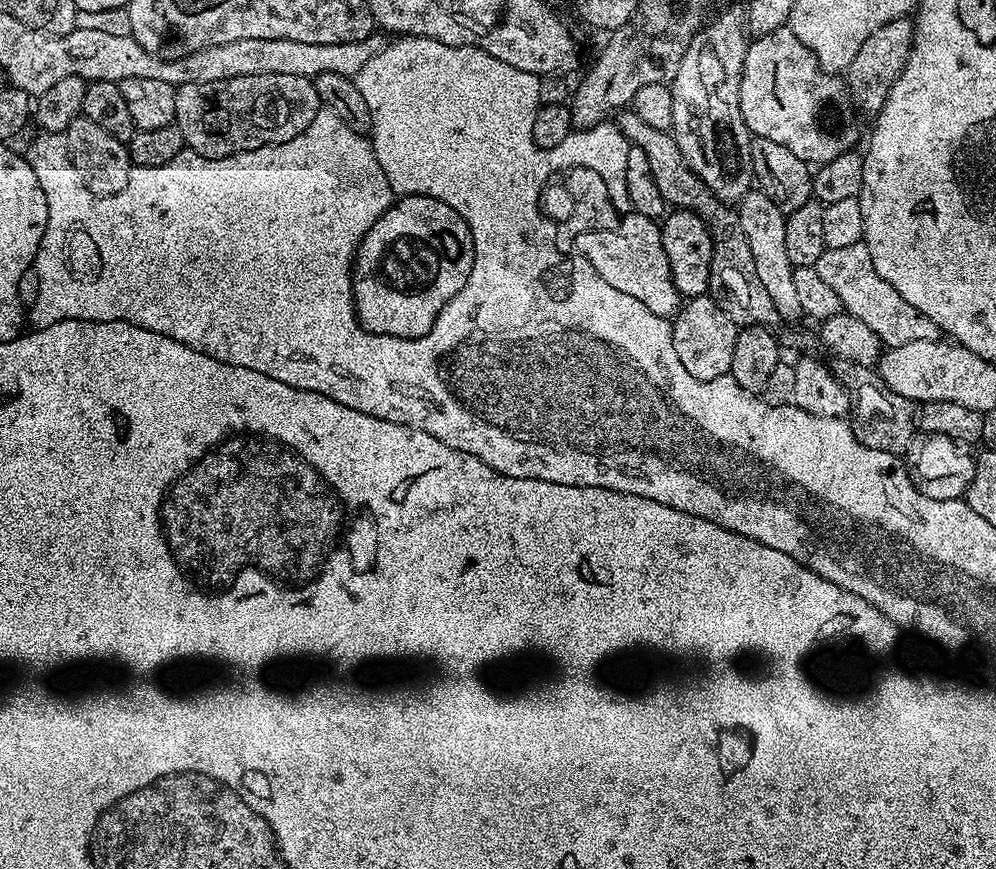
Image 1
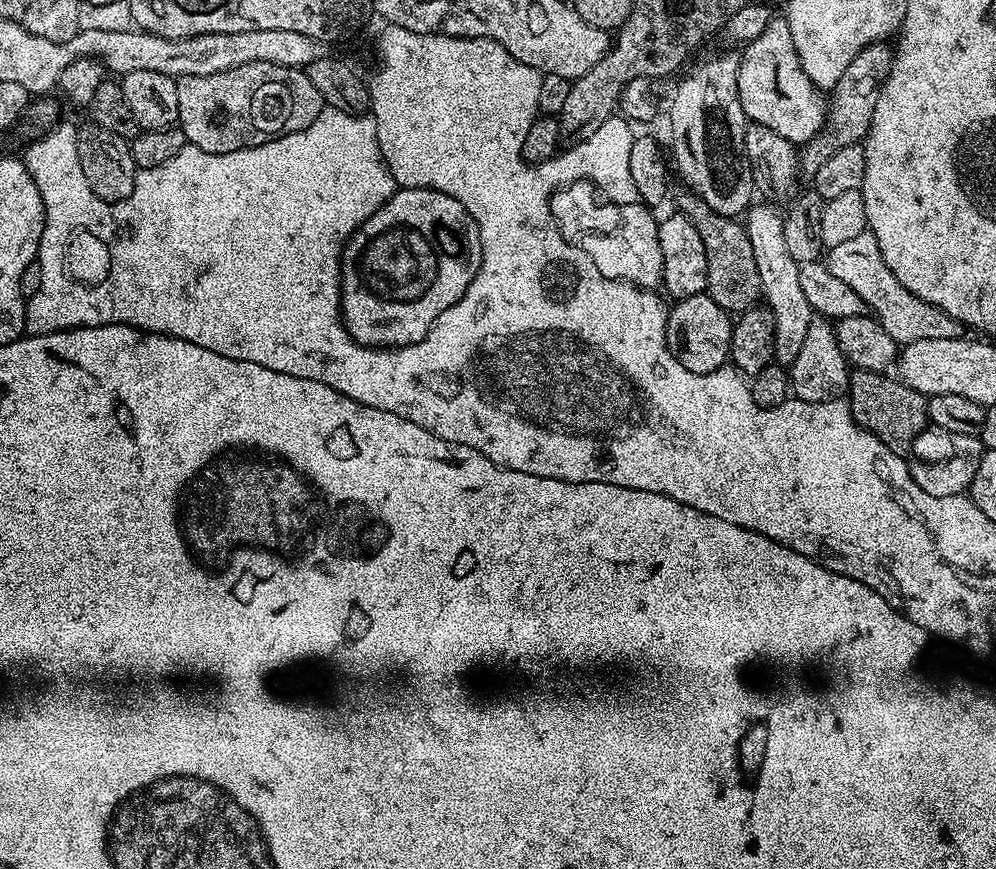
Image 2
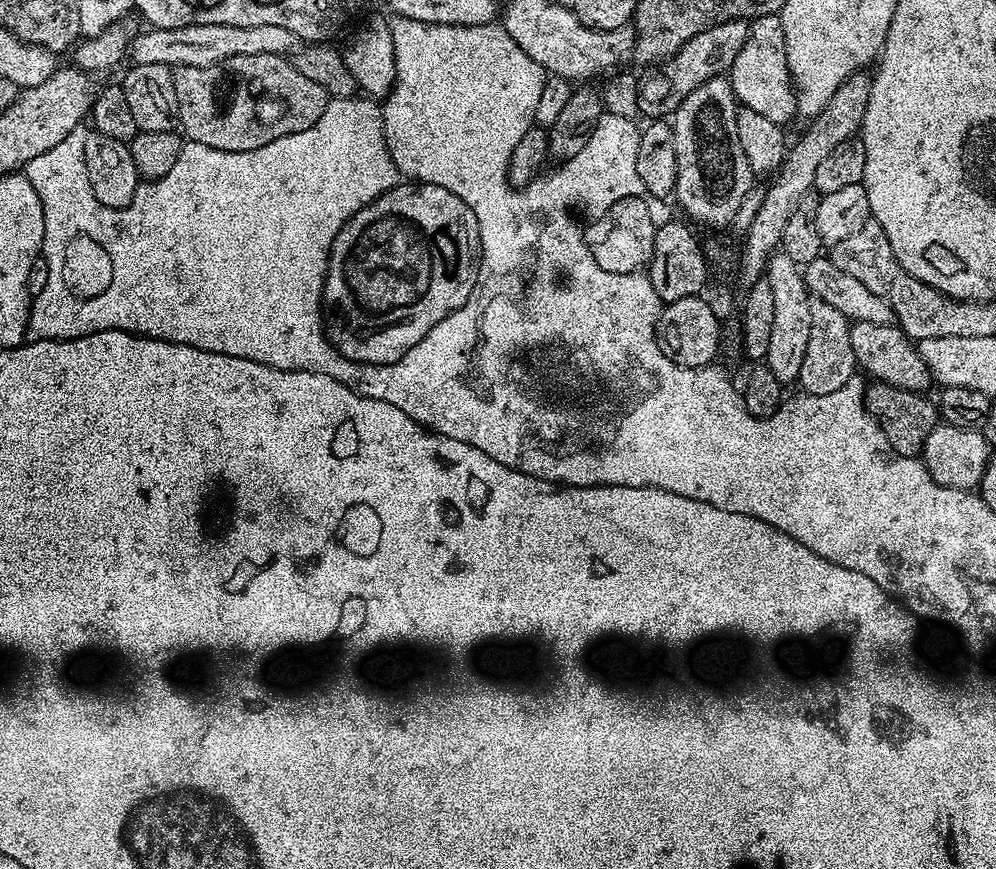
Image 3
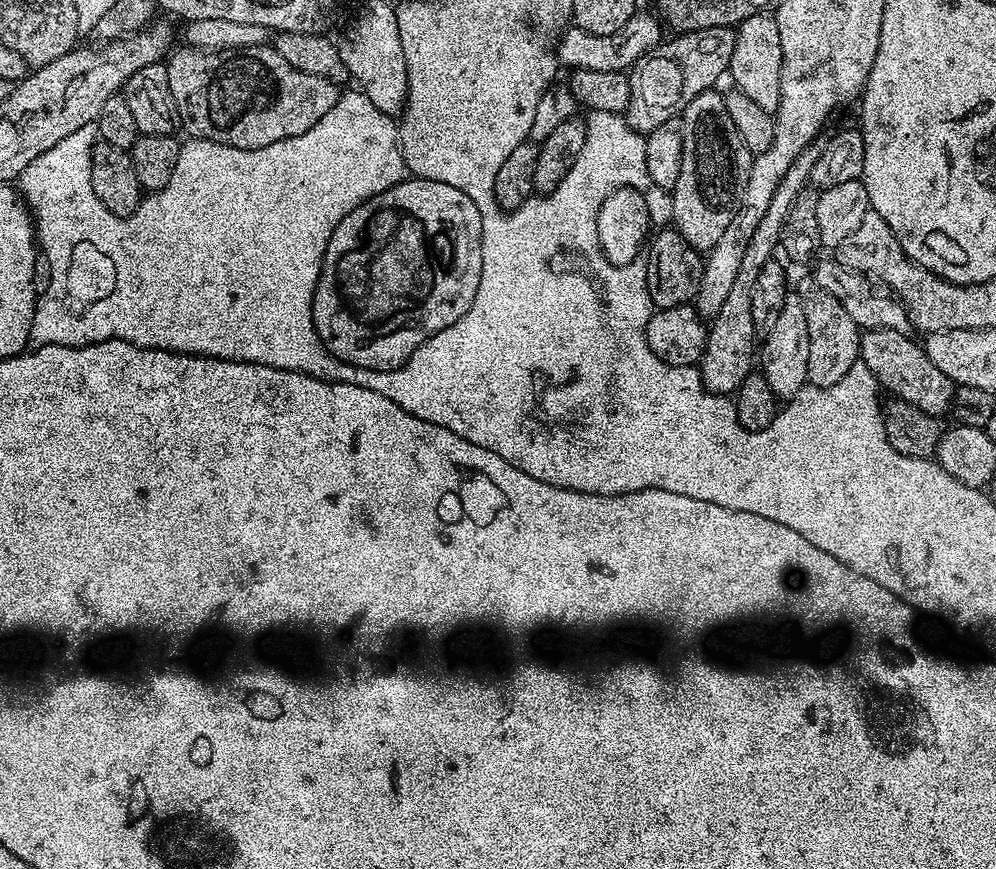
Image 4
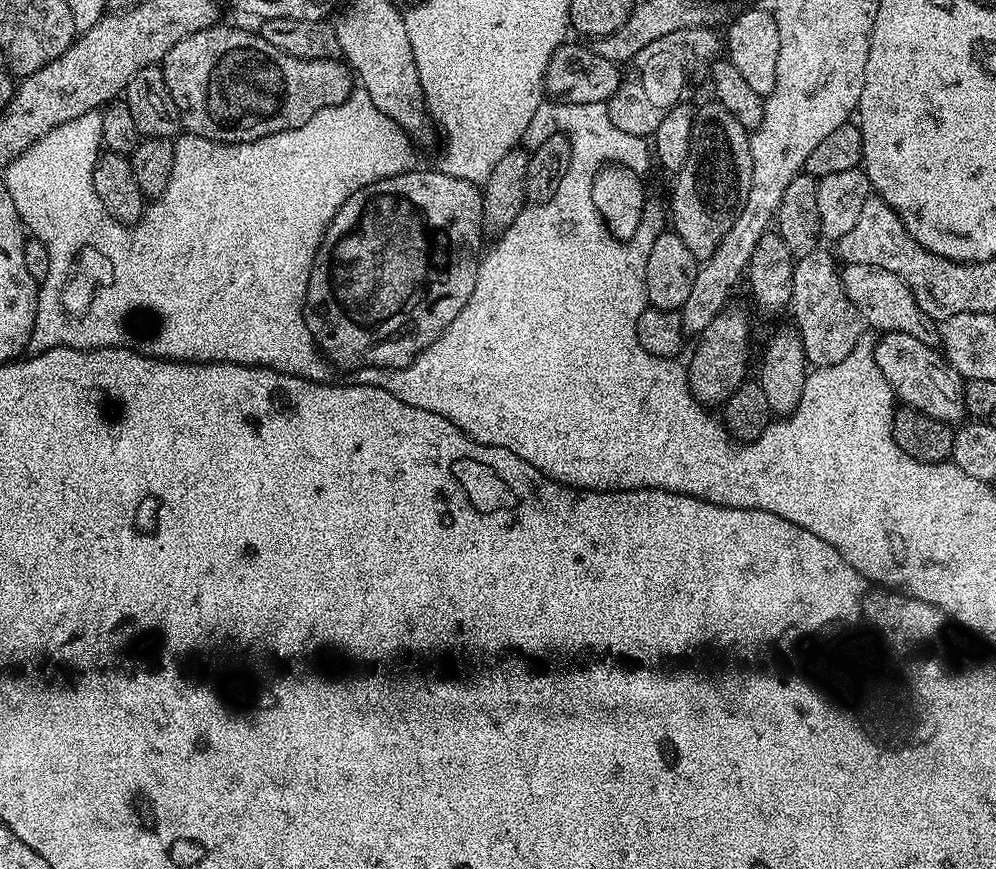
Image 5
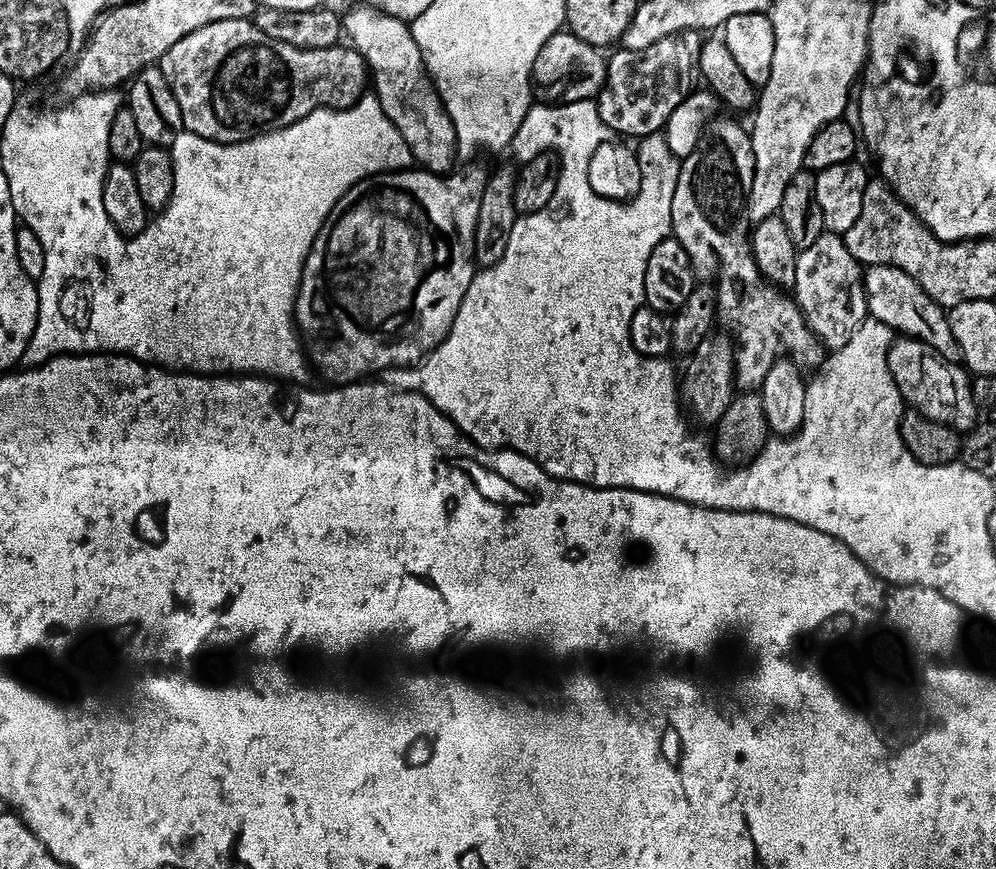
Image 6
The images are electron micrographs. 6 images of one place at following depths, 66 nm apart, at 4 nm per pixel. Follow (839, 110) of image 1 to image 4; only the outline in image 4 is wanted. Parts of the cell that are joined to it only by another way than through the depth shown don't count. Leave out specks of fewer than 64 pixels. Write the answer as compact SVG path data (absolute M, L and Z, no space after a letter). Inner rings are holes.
M759 12L735 25L736 41L734 58L730 58L728 72L731 83L746 98L753 100L762 110L775 113L780 104L780 79L782 78L782 38L778 34L778 22L775 15Z

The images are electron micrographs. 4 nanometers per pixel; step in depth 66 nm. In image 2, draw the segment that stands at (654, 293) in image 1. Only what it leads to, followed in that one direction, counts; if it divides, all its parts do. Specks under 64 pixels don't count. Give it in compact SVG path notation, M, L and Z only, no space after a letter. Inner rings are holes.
M626 202L619 207L613 239L609 243L598 244L590 254L603 277L649 290L657 289L663 283L662 248L658 244L659 221L651 212L651 207L642 202Z

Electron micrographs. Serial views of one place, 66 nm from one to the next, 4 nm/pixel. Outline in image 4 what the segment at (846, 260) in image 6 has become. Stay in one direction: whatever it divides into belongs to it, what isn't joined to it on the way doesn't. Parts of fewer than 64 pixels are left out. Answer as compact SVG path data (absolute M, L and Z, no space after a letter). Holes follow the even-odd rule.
M809 286L802 292L800 301L806 314L806 326L810 326L810 366L808 367L808 384L817 388L838 382L850 366L860 360L860 338L862 329L856 325L854 318L842 310L842 302L821 288Z

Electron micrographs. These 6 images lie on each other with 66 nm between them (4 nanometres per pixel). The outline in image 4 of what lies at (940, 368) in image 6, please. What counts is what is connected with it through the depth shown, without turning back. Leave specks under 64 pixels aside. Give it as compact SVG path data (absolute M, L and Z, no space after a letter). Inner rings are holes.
M870 328L860 338L860 360L874 374L881 389L891 394L897 400L913 403L926 414L940 418L952 407L954 385L934 362L924 353L919 343L912 341L913 337L907 332L890 330L889 328Z

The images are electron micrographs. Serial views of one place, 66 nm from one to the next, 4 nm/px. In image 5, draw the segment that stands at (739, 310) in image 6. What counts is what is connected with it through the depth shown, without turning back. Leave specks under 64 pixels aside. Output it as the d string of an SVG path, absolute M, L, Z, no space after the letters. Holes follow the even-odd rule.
M711 102L704 109L697 111L692 125L692 145L688 151L686 162L675 173L676 185L672 188L672 212L670 208L671 227L680 235L682 242L690 249L690 254L696 256L697 261L703 262L714 254L722 238L730 230L734 218L740 212L740 205L744 203L746 194L750 190L750 170L752 169L752 141L749 129L743 128L719 102Z

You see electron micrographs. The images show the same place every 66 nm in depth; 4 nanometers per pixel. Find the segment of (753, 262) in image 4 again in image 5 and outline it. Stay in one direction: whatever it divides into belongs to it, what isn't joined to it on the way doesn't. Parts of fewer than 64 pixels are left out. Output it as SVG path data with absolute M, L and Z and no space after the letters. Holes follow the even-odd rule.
M737 302L729 303L706 326L706 330L699 333L694 352L687 361L688 385L696 400L706 406L723 405L734 394L734 390L747 379L748 354L750 352L750 330L752 324L748 321L748 312Z

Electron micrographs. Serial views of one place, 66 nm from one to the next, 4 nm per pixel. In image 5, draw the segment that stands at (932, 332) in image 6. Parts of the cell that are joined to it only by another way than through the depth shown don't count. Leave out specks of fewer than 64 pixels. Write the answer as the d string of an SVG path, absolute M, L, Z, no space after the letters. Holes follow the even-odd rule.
M844 264L840 273L840 281L844 283L850 302L859 312L861 321L872 328L880 328L881 333L901 332L914 338L924 340L927 337L930 321L918 306L910 286L898 274L890 274L890 270L871 268L865 264Z

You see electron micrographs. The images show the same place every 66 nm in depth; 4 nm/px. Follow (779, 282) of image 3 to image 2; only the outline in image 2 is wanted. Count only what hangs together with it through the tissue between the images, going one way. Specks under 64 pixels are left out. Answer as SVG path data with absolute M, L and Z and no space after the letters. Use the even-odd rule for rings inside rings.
M768 202L753 203L747 209L746 227L748 229L748 237L750 238L750 246L754 246L754 266L756 273L760 279L760 290L762 293L763 303L772 312L774 318L774 326L776 327L776 355L775 363L790 366L794 362L794 358L798 358L798 354L802 350L802 346L806 342L806 330L810 330L810 322L814 319L814 313L810 302L806 302L806 293L802 291L802 278L800 277L800 264L794 262L794 257L790 254L790 249L786 247L786 234L784 233L784 218L778 211L775 212L773 205Z

